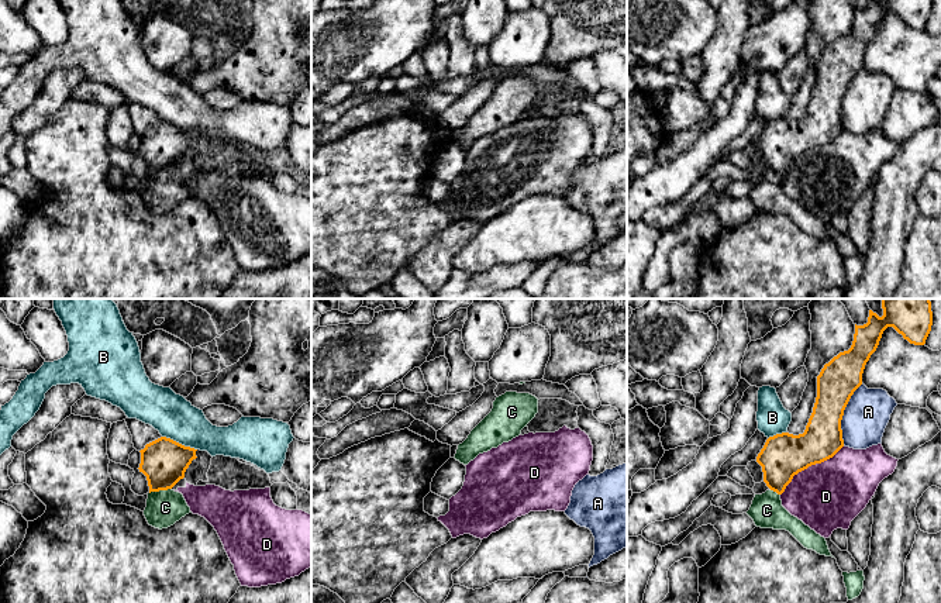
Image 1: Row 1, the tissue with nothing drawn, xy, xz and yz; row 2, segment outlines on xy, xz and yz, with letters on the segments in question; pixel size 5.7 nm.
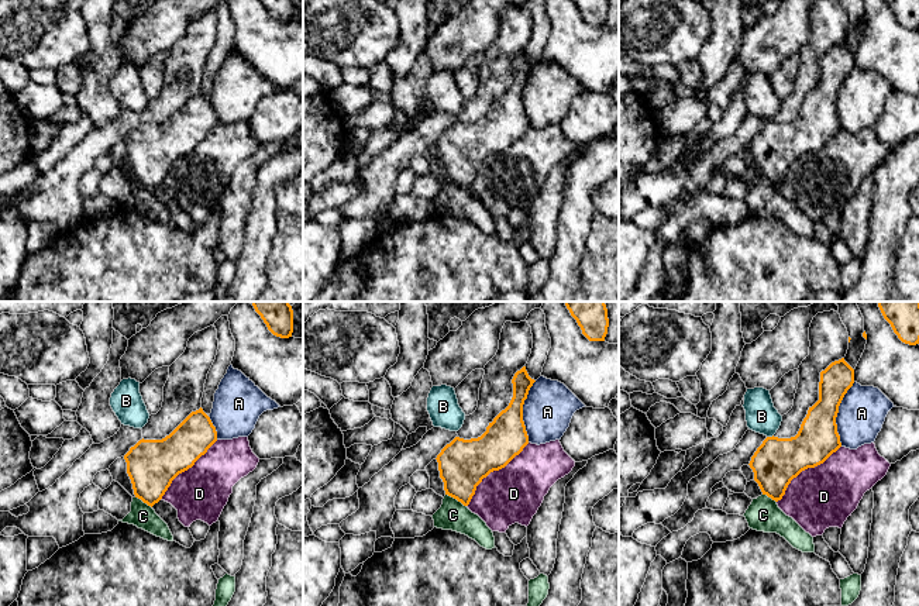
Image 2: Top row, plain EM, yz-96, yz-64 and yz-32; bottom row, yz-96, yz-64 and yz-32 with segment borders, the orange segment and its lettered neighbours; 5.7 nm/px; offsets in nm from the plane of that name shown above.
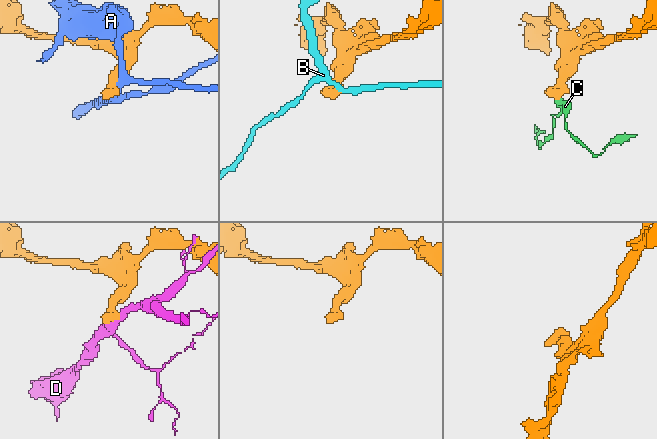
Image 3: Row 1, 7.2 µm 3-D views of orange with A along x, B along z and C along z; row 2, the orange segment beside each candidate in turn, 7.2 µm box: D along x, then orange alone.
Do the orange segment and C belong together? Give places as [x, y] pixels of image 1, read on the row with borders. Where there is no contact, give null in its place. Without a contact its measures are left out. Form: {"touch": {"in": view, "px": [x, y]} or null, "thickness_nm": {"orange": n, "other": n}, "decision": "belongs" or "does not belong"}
{"touch": {"in": "xy", "px": [159, 489]}, "thickness_nm": {"orange": 260, "other": 200}, "decision": "does not belong"}

